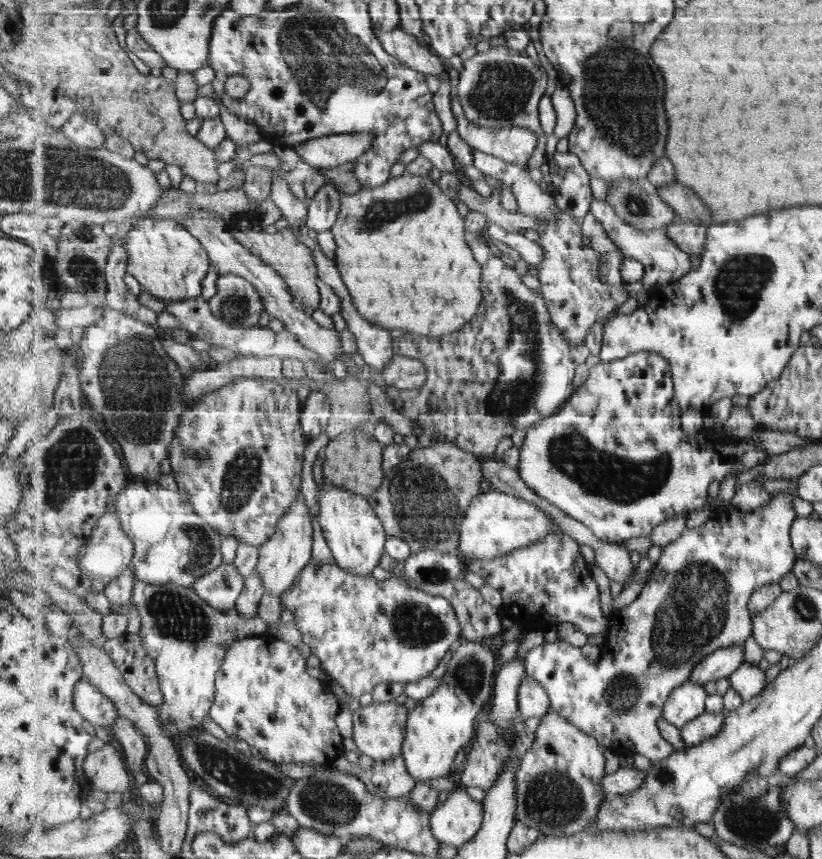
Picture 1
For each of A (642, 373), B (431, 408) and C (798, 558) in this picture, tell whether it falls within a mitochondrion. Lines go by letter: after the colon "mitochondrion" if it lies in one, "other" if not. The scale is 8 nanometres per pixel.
A: other
B: other
C: other

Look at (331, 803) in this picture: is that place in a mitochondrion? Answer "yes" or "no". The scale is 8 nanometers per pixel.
yes

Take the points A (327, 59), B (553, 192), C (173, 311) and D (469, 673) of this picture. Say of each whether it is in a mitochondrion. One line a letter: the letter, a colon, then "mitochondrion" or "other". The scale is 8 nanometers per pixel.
A: mitochondrion
B: other
C: other
D: mitochondrion

